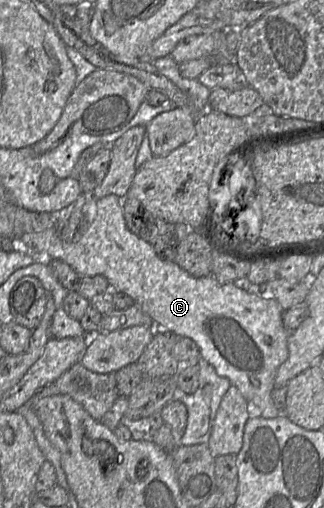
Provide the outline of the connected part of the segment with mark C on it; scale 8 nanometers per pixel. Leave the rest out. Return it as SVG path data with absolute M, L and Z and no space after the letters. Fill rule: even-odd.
M112 194L89 204L86 207L85 229L77 242L65 242L55 229L47 229L22 235L16 239L18 247L29 254L37 254L42 259L61 260L81 277L103 276L113 292L124 293L134 300L135 305L151 318L154 328L193 340L199 348L200 357L211 364L219 376L227 378L240 391L250 404L253 414L266 419L280 415L271 399L271 392L275 388L277 369L288 357L287 341L290 334L283 326L284 310L280 304L275 299L248 293L234 283L222 284L212 275L193 277L175 261L162 260L148 242L127 228L122 199Z

